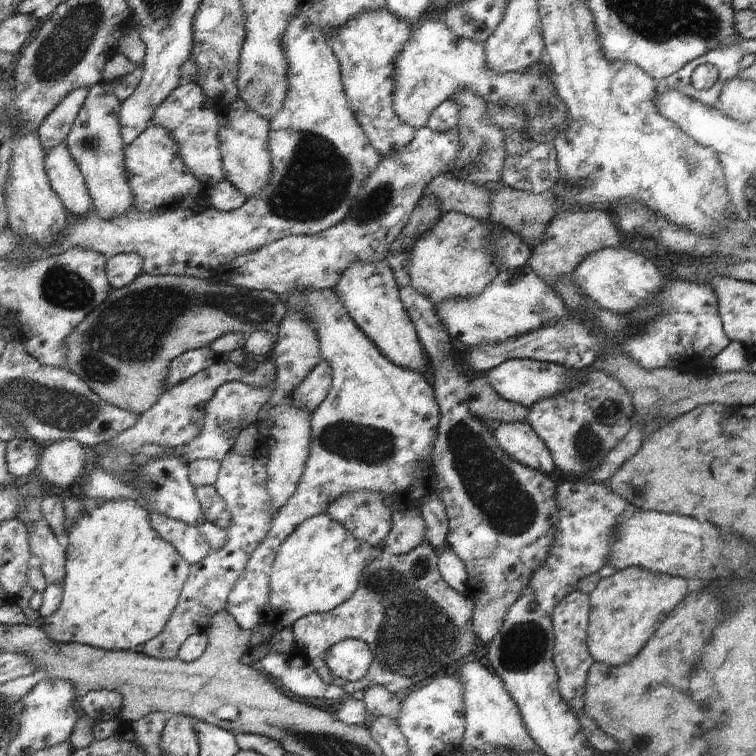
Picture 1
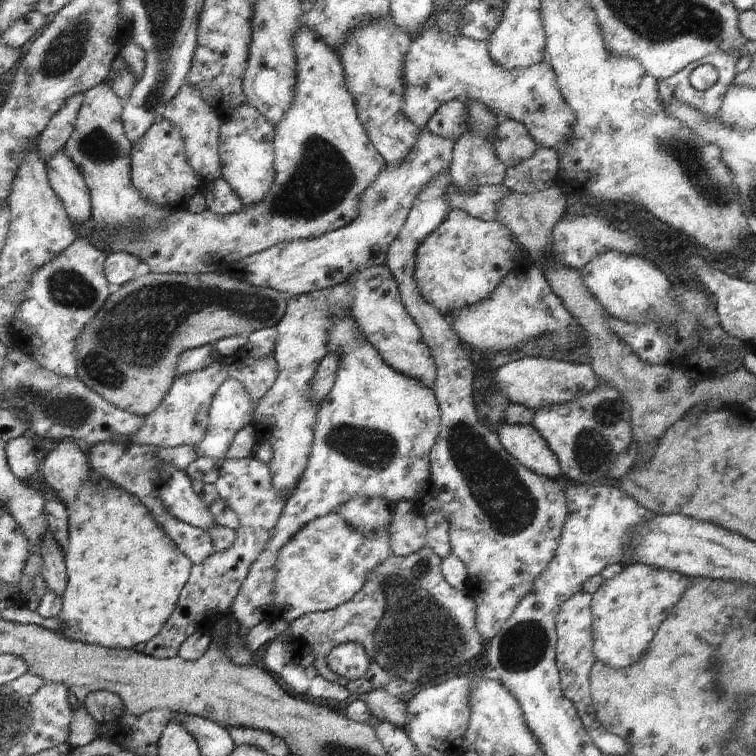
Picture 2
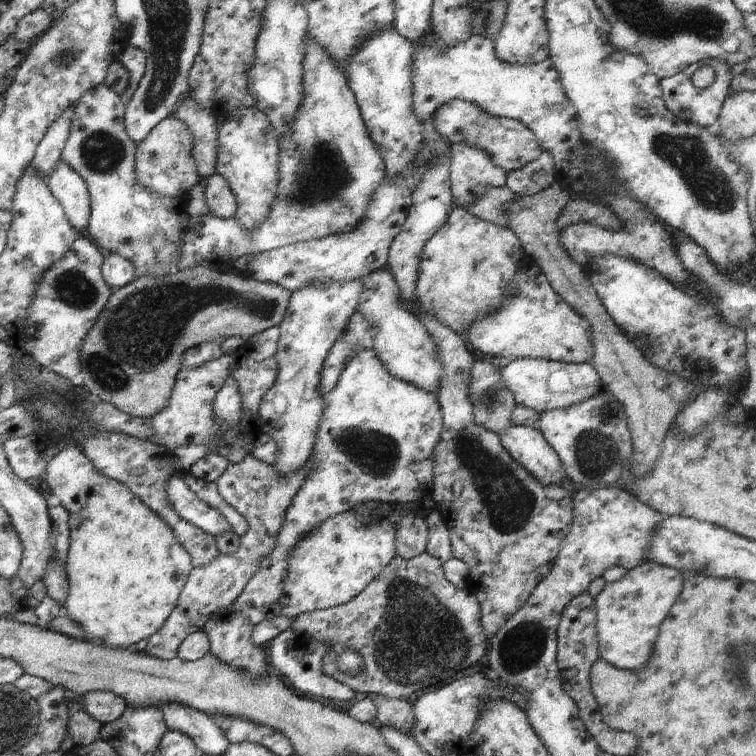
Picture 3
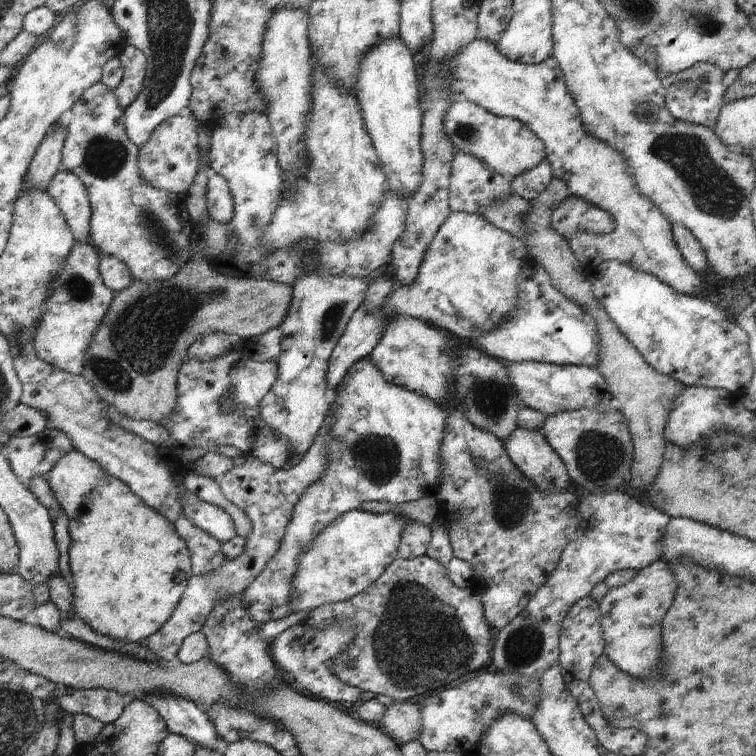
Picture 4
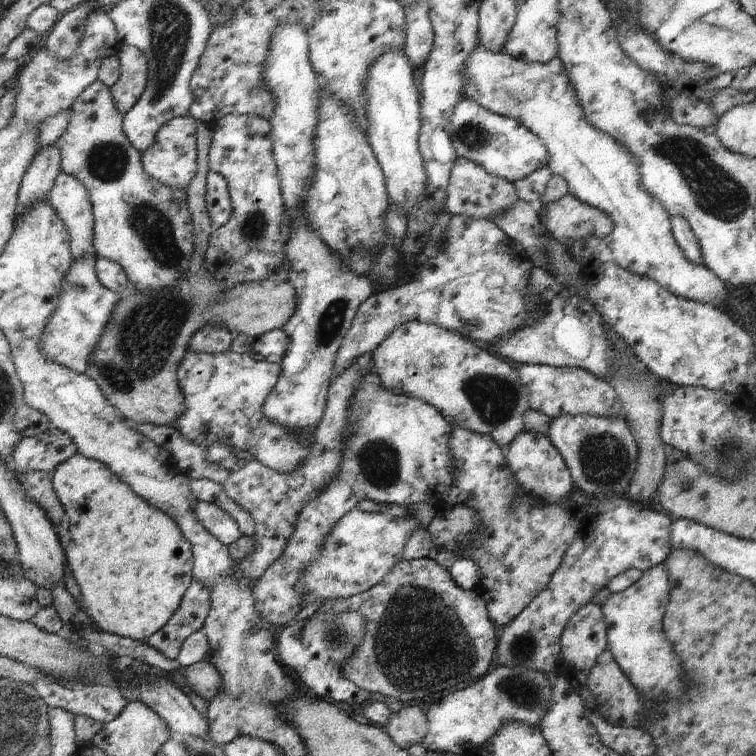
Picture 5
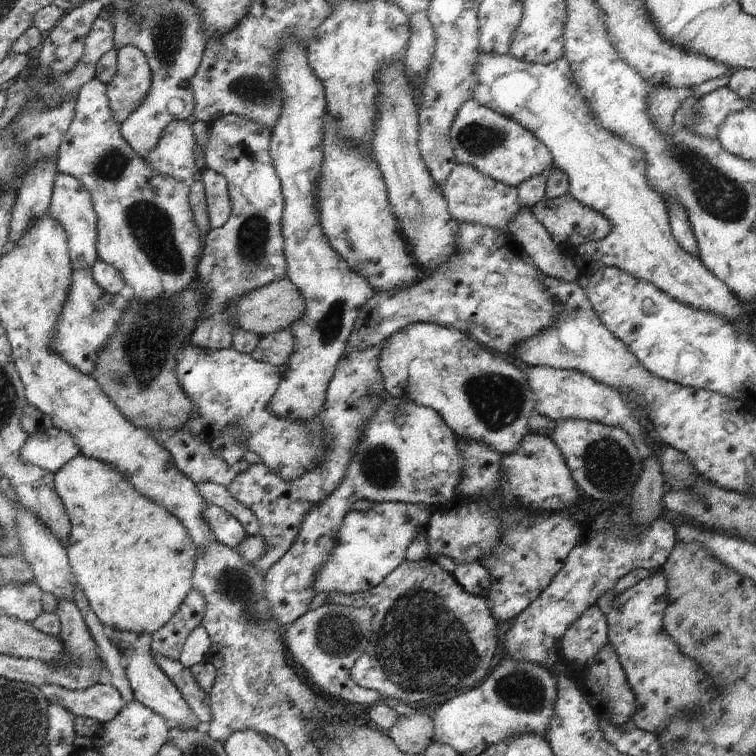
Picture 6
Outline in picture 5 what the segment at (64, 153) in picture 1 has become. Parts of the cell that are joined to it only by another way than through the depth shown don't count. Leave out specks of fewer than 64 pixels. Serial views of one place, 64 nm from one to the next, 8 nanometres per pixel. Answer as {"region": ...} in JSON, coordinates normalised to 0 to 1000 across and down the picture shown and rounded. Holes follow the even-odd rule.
{"region":[[[81,229],[63,259],[94,308],[94,336],[98,344],[128,339],[126,320],[124,270],[114,245],[94,229]]]}

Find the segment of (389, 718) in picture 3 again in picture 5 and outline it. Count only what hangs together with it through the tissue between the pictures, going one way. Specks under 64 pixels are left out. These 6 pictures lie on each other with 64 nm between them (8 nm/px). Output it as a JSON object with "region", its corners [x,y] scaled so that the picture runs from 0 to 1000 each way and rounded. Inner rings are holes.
{"region":[[[540,933],[530,942],[521,934],[520,947],[508,966],[528,989],[540,993],[544,987],[560,985],[567,971],[567,952],[554,934]]]}

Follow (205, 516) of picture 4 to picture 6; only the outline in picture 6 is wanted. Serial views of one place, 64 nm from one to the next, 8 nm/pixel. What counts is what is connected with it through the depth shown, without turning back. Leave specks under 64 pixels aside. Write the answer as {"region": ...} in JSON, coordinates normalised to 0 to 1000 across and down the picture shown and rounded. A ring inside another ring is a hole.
{"region":[[[276,667],[272,685],[288,714],[307,726],[313,728],[331,710],[324,696],[296,672]]]}

